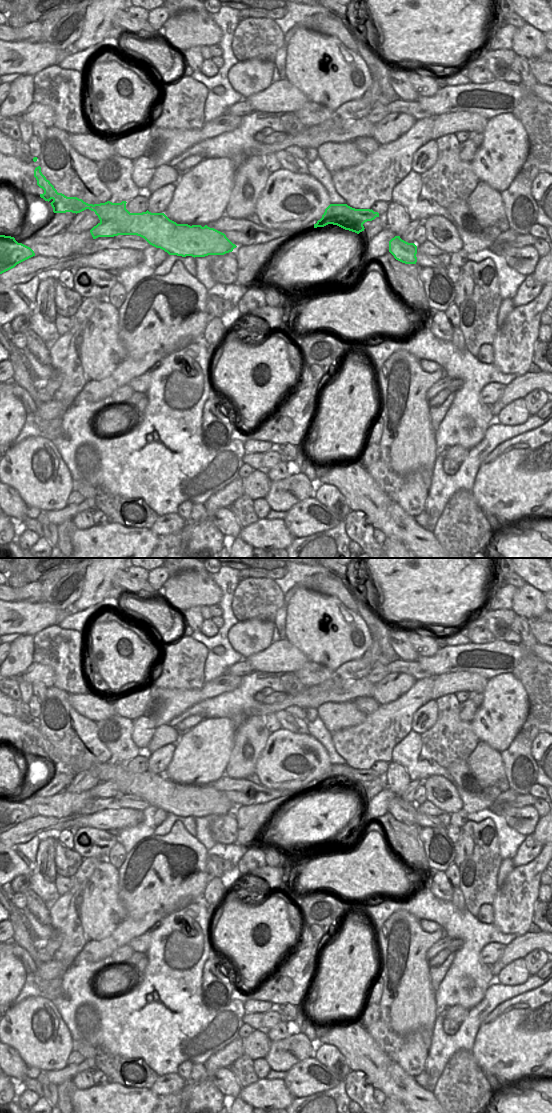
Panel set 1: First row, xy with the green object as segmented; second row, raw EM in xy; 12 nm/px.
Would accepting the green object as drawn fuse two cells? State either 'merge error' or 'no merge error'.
merge error

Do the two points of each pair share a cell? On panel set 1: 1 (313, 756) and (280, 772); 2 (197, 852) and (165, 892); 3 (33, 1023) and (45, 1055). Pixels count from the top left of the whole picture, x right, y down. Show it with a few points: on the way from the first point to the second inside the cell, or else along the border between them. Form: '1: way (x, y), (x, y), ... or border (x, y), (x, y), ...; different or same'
1: way (305, 759), (291, 761), (288, 764); same
2: way (186, 859), (165, 881); same
3: way (36, 1031), (45, 1043), (45, 1047); same

